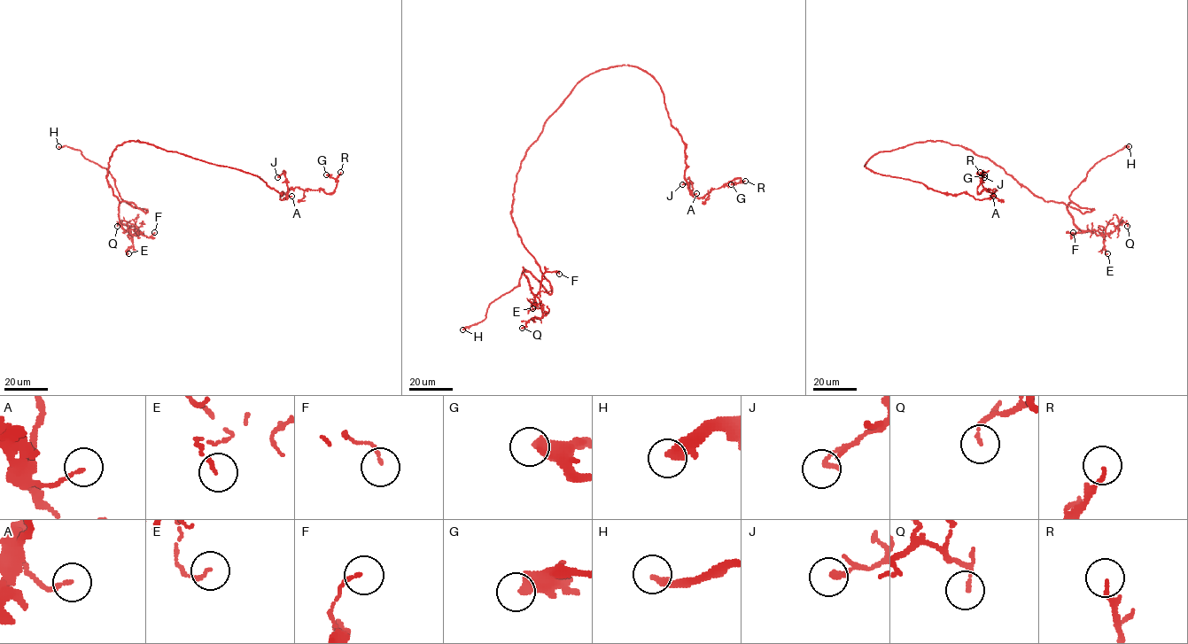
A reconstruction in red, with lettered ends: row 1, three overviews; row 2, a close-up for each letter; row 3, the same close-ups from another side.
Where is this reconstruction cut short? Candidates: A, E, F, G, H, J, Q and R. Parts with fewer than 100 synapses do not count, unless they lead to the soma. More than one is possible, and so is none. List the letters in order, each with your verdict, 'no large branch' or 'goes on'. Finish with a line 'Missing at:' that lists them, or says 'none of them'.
A: no large branch
E: no large branch
F: no large branch
G: no large branch
H: goes on
J: no large branch
Q: no large branch
R: no large branch
Missing at: H

